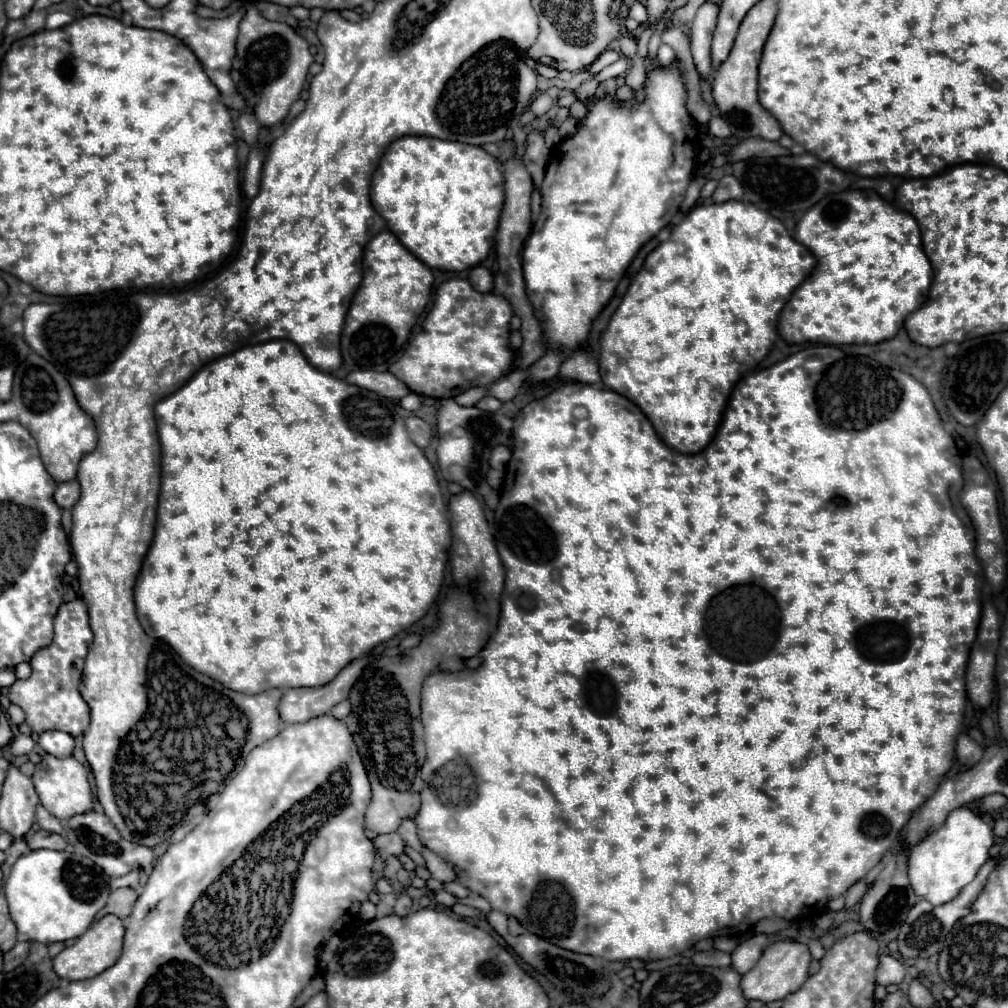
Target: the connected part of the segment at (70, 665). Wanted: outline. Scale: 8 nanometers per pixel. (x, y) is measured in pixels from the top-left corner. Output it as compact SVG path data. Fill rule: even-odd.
M81 598L71 602L63 602L55 616L53 640L49 646L39 648L31 660L29 678L19 678L9 686L7 698L21 706L25 712L25 720L31 724L33 734L41 734L47 730L61 730L71 734L73 738L83 734L89 726L89 706L79 694L79 682L83 672L83 662L87 656L87 648L91 642L89 630L89 614L87 606Z

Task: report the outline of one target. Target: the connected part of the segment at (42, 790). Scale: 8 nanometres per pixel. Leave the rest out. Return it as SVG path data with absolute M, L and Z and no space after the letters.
M45 754L37 764L37 770L33 774L33 784L41 804L59 820L69 820L77 814L85 814L93 810L93 790L87 778L87 770L73 756L57 758L57 756Z

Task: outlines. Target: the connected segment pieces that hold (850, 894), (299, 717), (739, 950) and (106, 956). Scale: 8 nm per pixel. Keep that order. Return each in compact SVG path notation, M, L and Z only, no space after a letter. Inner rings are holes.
M859 880L859 882L855 882L855 884L845 892L845 904L847 904L847 906L859 904L861 898L865 896L865 892L867 892L867 880Z
M365 658L353 660L349 666L343 668L343 672L339 672L339 676L335 676L335 680L319 688L289 688L279 702L281 722L307 722L315 716L327 714L337 702L347 698L351 684L355 684L359 672L363 670L363 664L367 664Z
M755 934L751 936L747 942L739 944L735 950L733 950L733 968L739 972L739 974L745 974L749 972L755 962L761 958L763 950L769 946L769 936L767 934Z
M107 914L101 920L93 922L89 926L89 930L75 940L75 944L67 946L63 952L59 952L53 958L53 968L55 968L57 976L67 978L67 980L87 980L87 978L101 974L103 970L113 966L117 962L117 958L121 956L123 934L125 934L123 922L121 922L121 918L117 918L113 914Z

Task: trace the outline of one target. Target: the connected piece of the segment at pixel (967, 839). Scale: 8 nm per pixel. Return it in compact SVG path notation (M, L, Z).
M967 806L951 810L943 826L929 832L919 844L909 850L907 872L915 894L931 904L945 904L947 900L953 900L977 876L979 868L989 858L991 846L993 830L977 812Z

